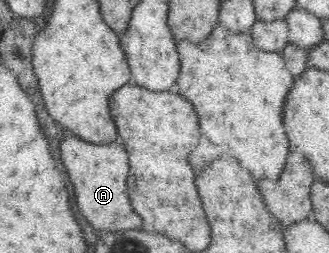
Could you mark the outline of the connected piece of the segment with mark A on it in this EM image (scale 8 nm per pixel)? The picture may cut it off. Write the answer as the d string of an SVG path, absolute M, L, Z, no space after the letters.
M72 138L72 154L62 154L62 146L68 146L70 140L60 144L60 158L76 190L78 210L88 218L96 230L138 230L142 220L134 214L130 198L126 198L126 150L120 144L88 144L84 140Z

